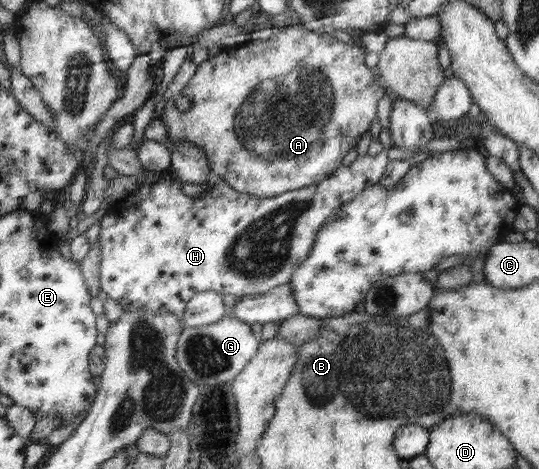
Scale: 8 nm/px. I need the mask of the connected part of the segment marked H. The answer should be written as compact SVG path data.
M386 148L375 156L370 156L368 154L358 155L356 160L353 160L351 164L348 164L347 166L344 166L343 164L343 166L334 170L334 173L330 174L330 176L326 177L323 181L270 198L258 198L254 195L233 193L232 186L228 185L224 180L216 182L214 188L212 187L212 190L210 190L210 194L204 194L204 198L190 198L190 196L183 194L181 181L174 175L164 175L154 184L147 184L144 182L140 186L140 189L136 191L136 194L128 195L123 200L111 203L107 213L100 221L101 230L99 233L99 243L101 265L99 278L101 282L101 290L106 292L107 296L112 300L118 302L125 311L134 311L138 309L170 311L170 313L182 317L185 309L188 308L189 300L196 293L214 291L231 300L239 297L264 294L268 292L268 290L276 288L276 286L286 285L290 282L290 277L294 276L294 269L298 268L298 265L302 264L302 261L310 256L310 249L313 248L314 241L317 240L317 234L318 231L322 229L322 225L326 224L326 221L330 220L330 217L333 216L336 210L342 208L342 205L352 201L354 197L362 193L362 190L370 188L370 185L378 183L381 178L386 175L385 171L388 169L389 162Z

